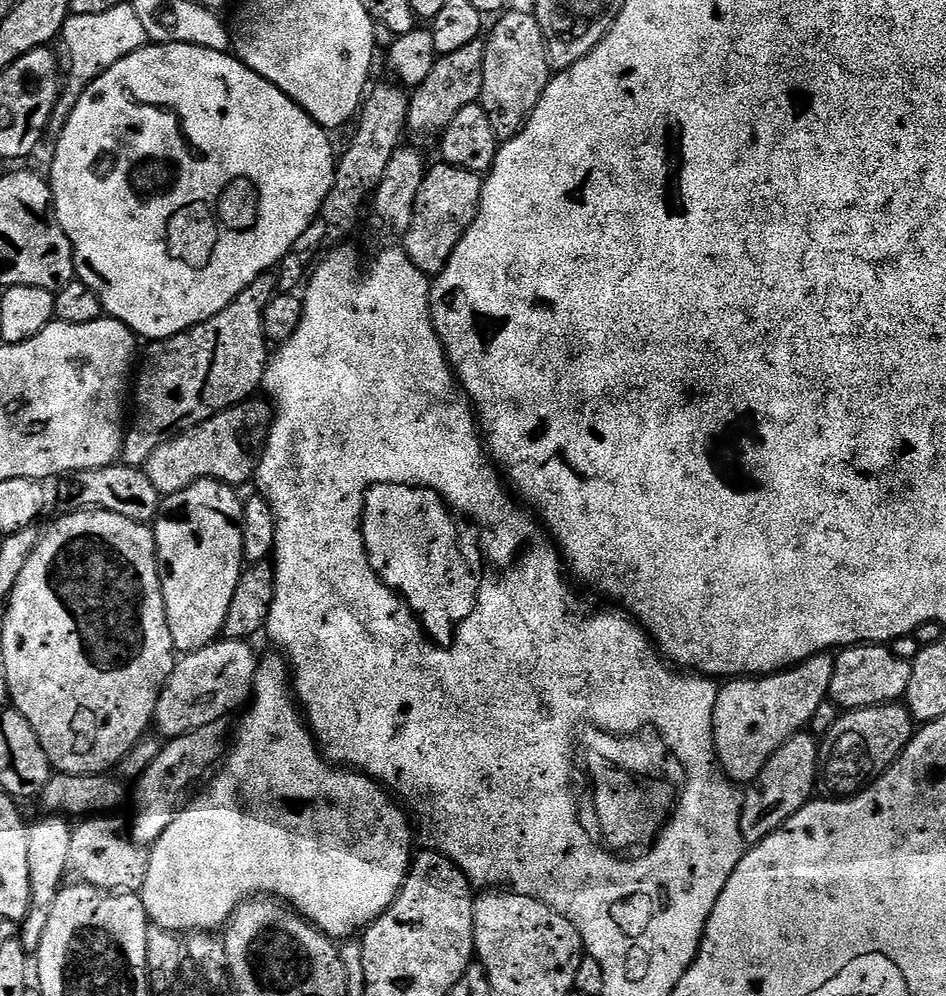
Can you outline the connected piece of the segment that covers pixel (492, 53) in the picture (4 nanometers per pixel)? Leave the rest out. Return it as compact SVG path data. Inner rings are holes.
M508 10L487 33L484 40L482 94L478 103L484 108L498 141L512 140L522 131L524 123L538 106L550 79L548 51L542 26L535 15Z

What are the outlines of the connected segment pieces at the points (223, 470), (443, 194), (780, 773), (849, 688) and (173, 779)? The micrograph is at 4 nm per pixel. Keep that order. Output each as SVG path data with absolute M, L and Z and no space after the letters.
M264 398L244 400L214 414L214 418L178 434L150 454L146 465L150 482L154 482L161 497L178 494L178 490L186 490L186 486L199 480L221 480L233 486L241 486L247 480L249 483L264 455L273 415L273 405Z
M445 162L433 163L429 167L422 190L418 190L418 198L414 202L414 218L402 236L402 247L410 262L414 262L414 266L418 266L418 270L425 272L429 278L440 275L446 262L450 262L450 254L454 254L454 246L462 242L462 234L466 234L470 222L474 222L483 185L481 173L470 169Z
M811 731L791 736L766 762L762 774L747 785L743 793L744 805L740 811L740 829L745 845L762 843L771 832L781 828L798 810L813 799L820 775L820 744Z
M854 644L835 657L834 678L830 682L829 697L841 710L869 708L879 704L895 704L908 695L912 660L903 660L882 644Z
M227 719L215 720L213 724L202 726L196 732L171 737L161 747L158 758L154 758L154 762L150 762L147 770L135 781L136 788L134 784L134 791L130 796L130 805L132 804L130 838L136 844L151 846L158 838L162 838L162 834L166 834L166 826L174 822L176 815L192 799L194 789L197 787L195 784L200 779L203 781L223 761L226 745L230 740L228 723Z

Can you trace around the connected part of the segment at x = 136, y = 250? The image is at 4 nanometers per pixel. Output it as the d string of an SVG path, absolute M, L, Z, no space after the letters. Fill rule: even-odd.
M149 43L147 46L139 48L134 54L122 58L122 62L114 62L114 66L110 66L110 70L106 70L101 76L94 78L86 86L82 98L78 98L78 106L74 106L74 110L66 122L66 130L62 130L62 134L55 141L56 184L54 180L52 206L56 214L56 221L62 226L66 238L70 238L72 257L76 267L76 279L86 282L86 286L90 286L90 290L94 290L94 294L98 294L105 313L111 319L122 321L133 334L140 338L145 336L145 341L148 342L177 336L194 326L198 326L202 322L206 322L210 318L214 318L214 314L226 310L226 306L230 306L230 302L234 302L234 298L238 298L238 294L242 294L242 290L246 290L246 286L250 286L250 282L254 282L254 278L271 273L279 265L280 261L283 260L284 255L296 247L296 243L300 241L302 234L306 234L308 227L311 224L317 223L320 210L324 207L336 177L336 161L338 156L335 151L332 153L332 140L328 136L331 135L321 128L318 122L314 122L314 118L307 116L288 95L282 90L278 90L269 80L262 78L254 70L247 68L241 60L237 60L235 55L228 52L204 49L202 46L192 44Z

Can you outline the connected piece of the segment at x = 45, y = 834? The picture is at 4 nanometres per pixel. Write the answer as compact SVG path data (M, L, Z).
M48 814L37 824L27 825L29 845L27 847L27 865L30 868L30 898L32 908L26 914L19 925L18 939L20 945L29 954L35 954L38 946L42 946L42 934L46 934L46 925L50 922L50 910L54 910L54 902L58 898L60 889L66 883L66 877L70 869L70 838L73 825L65 817L59 814Z

